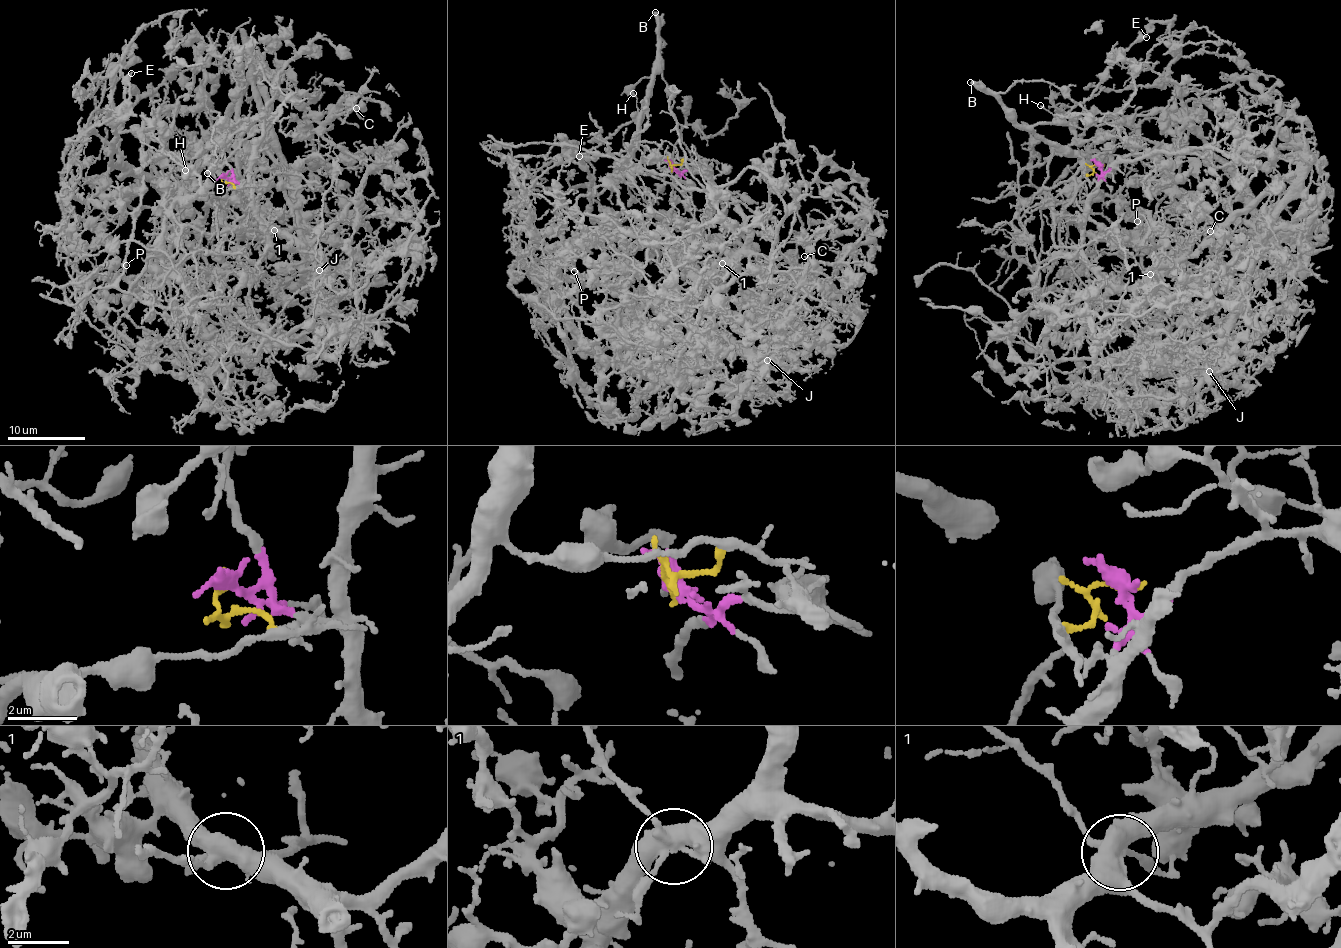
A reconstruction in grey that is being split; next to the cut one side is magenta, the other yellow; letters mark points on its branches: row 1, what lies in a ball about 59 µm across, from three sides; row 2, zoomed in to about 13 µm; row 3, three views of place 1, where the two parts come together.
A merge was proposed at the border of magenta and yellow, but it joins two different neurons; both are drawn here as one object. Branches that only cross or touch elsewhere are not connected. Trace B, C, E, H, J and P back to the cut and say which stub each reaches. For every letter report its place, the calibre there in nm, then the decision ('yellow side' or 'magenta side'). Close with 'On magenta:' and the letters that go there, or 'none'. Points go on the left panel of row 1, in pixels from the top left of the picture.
B: place (207, 173); calibre 420 nm; yellow side
C: place (356, 108); calibre 200 nm; magenta side
E: place (131, 73); calibre 340 nm; yellow side
H: place (185, 170); calibre 120 nm; yellow side
J: place (319, 270); calibre 120 nm; magenta side
P: place (126, 265); calibre 120 nm; magenta side
On magenta: C, J, P

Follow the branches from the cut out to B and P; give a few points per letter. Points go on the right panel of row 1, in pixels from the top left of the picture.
B: (1098, 165), (1090, 173), (1085, 174), (1085, 160), (1016, 123), (1015, 111), (970, 83)
P: (1098, 165), (1083, 253), (1104, 280), (1205, 246), (1250, 265), (1291, 240), (1195, 268), (1120, 209), (1137, 220)

